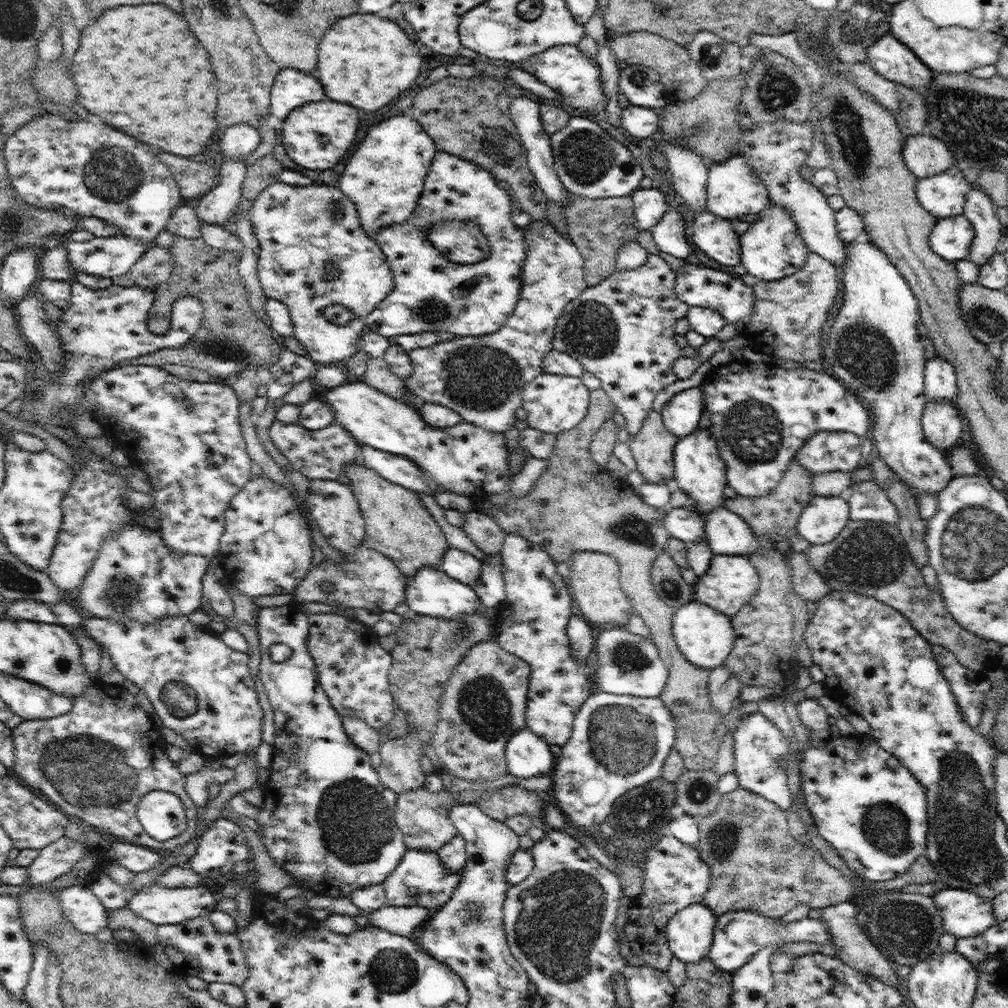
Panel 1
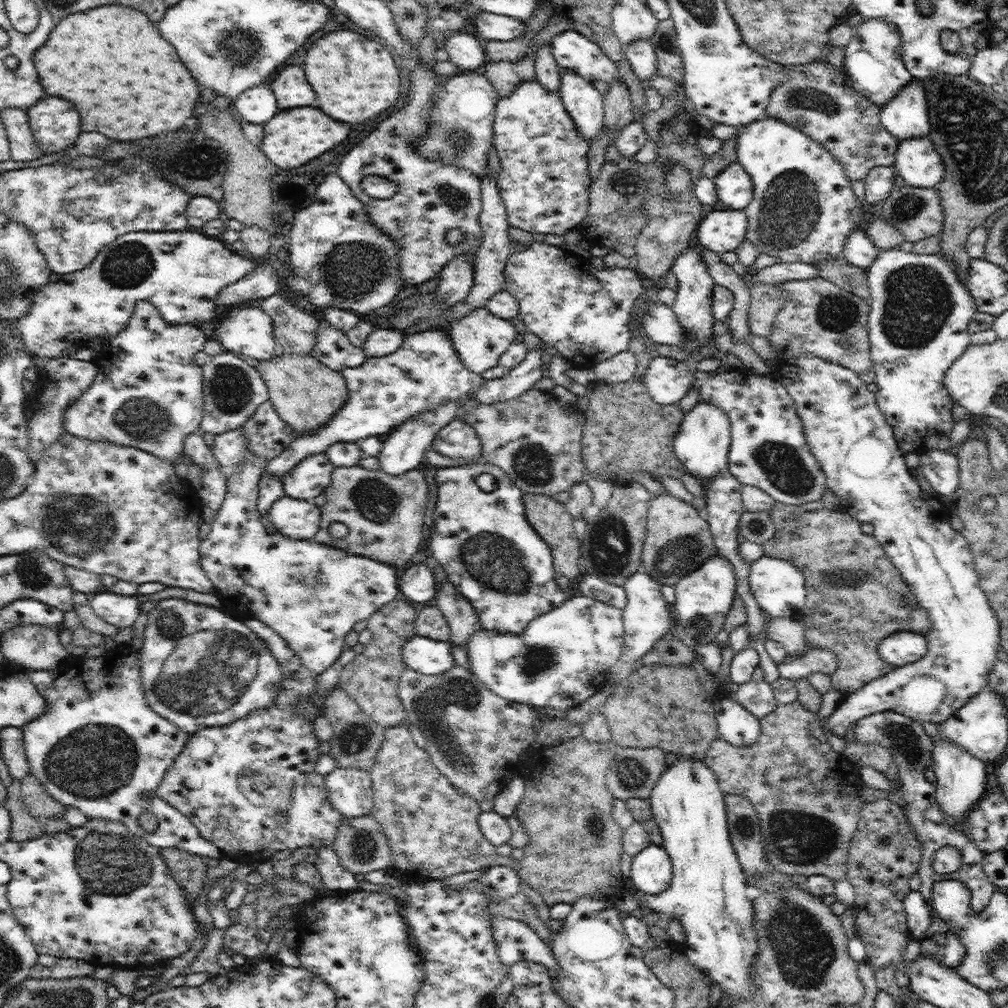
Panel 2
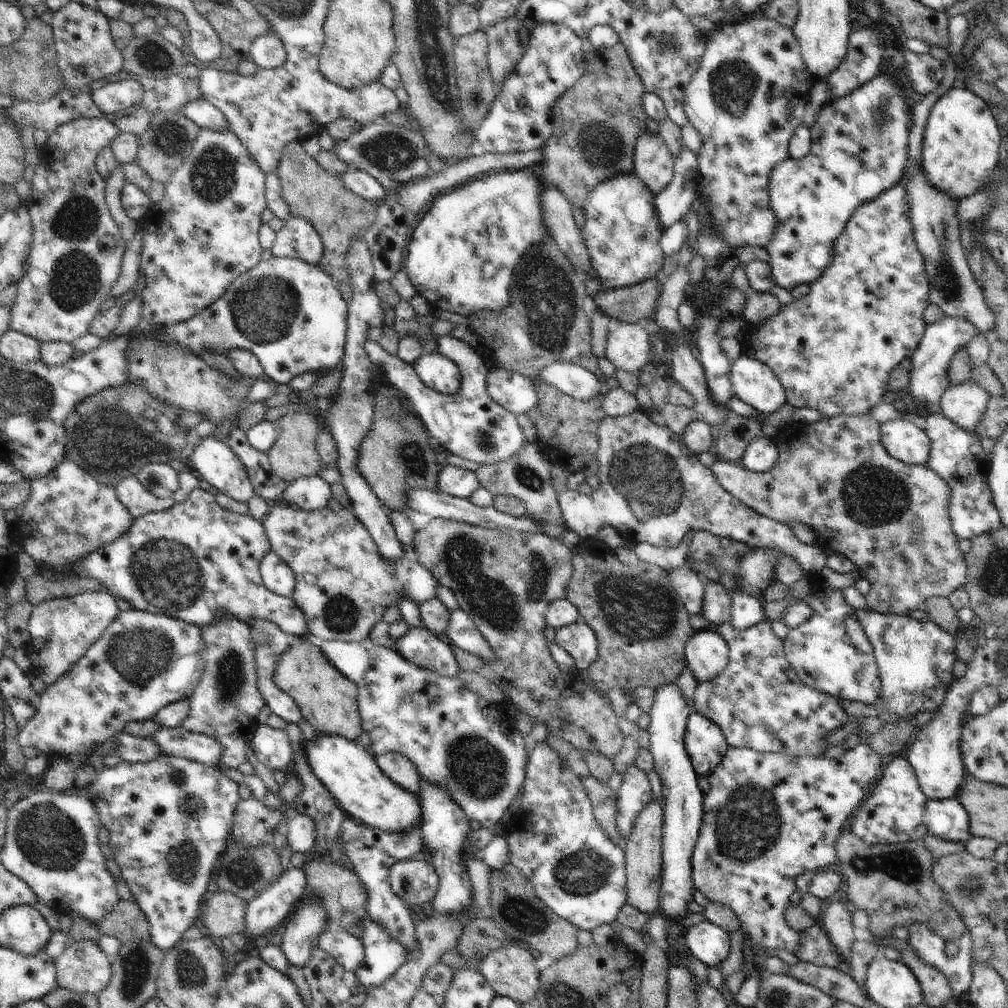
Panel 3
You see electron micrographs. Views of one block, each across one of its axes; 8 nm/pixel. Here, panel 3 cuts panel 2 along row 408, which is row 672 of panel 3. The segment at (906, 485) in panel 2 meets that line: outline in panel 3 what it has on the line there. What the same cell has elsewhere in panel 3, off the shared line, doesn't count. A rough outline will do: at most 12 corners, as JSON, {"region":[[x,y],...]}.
{"region":[[812,575],[783,640],[811,689],[880,703],[873,646],[844,591]]}

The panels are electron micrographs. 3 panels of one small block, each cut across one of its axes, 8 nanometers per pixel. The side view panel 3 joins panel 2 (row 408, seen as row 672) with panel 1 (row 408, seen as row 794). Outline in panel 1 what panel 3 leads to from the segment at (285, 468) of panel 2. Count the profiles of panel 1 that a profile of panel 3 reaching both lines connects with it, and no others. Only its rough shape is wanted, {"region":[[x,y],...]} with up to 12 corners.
{"region":[[548,219],[523,228],[516,309],[496,331],[410,350],[405,388],[514,428],[558,317],[588,288]]}

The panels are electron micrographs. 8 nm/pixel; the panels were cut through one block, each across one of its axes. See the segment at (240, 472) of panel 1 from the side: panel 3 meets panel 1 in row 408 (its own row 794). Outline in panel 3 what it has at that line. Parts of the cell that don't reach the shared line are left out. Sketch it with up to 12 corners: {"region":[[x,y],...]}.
{"region":[[170,756],[92,800],[164,953],[199,924],[238,787]]}

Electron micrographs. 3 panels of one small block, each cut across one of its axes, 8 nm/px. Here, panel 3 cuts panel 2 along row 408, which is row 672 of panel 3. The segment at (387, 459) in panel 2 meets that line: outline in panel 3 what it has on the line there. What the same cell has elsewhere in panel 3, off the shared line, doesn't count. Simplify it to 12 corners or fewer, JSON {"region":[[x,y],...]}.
{"region":[[428,629],[396,641],[407,661],[443,677],[460,671],[457,650]]}

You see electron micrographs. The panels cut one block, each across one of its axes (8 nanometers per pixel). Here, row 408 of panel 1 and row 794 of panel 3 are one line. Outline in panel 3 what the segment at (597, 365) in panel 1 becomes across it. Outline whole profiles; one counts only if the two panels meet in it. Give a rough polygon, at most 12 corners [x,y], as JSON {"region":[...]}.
{"region":[[631,765],[616,796],[616,824],[627,840],[653,798],[647,773]]}

